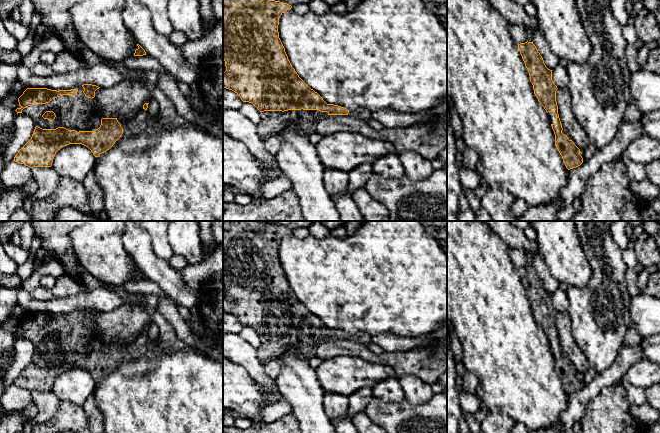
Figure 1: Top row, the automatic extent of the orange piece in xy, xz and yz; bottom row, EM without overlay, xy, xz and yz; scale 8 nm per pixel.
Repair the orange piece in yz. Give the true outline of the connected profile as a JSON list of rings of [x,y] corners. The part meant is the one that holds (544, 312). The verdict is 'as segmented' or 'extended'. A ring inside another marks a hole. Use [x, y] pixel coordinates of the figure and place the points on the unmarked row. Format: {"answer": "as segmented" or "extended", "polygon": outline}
{"answer": "extended", "polygon": [[[533,266],[518,268],[518,273],[529,296],[534,318],[548,337],[555,358],[555,370],[568,394],[583,387],[580,373],[563,354],[556,326],[557,310],[552,304],[552,294],[548,293]]]}

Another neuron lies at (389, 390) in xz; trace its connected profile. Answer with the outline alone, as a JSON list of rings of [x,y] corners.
[[[398,376],[380,381],[373,386],[372,396],[387,402],[400,402],[405,399]]]

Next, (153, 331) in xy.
[[[154,322],[149,325],[147,336],[148,339],[155,339],[159,337],[159,328]]]

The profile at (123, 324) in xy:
[[[124,304],[111,312],[99,312],[92,322],[96,336],[102,342],[131,342],[141,335],[152,320],[149,314],[135,304]]]

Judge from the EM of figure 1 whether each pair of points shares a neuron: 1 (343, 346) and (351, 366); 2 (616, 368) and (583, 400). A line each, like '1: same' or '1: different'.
1: different
2: same

